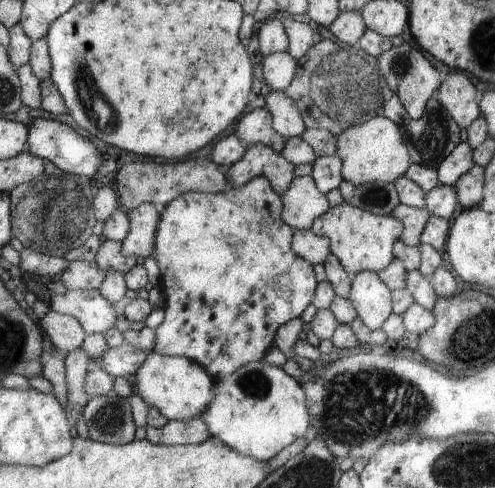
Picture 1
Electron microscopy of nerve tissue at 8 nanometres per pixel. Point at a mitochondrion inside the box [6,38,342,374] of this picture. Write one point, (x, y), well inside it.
(54, 214)

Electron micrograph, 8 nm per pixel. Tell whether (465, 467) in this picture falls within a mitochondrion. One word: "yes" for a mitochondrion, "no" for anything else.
yes

